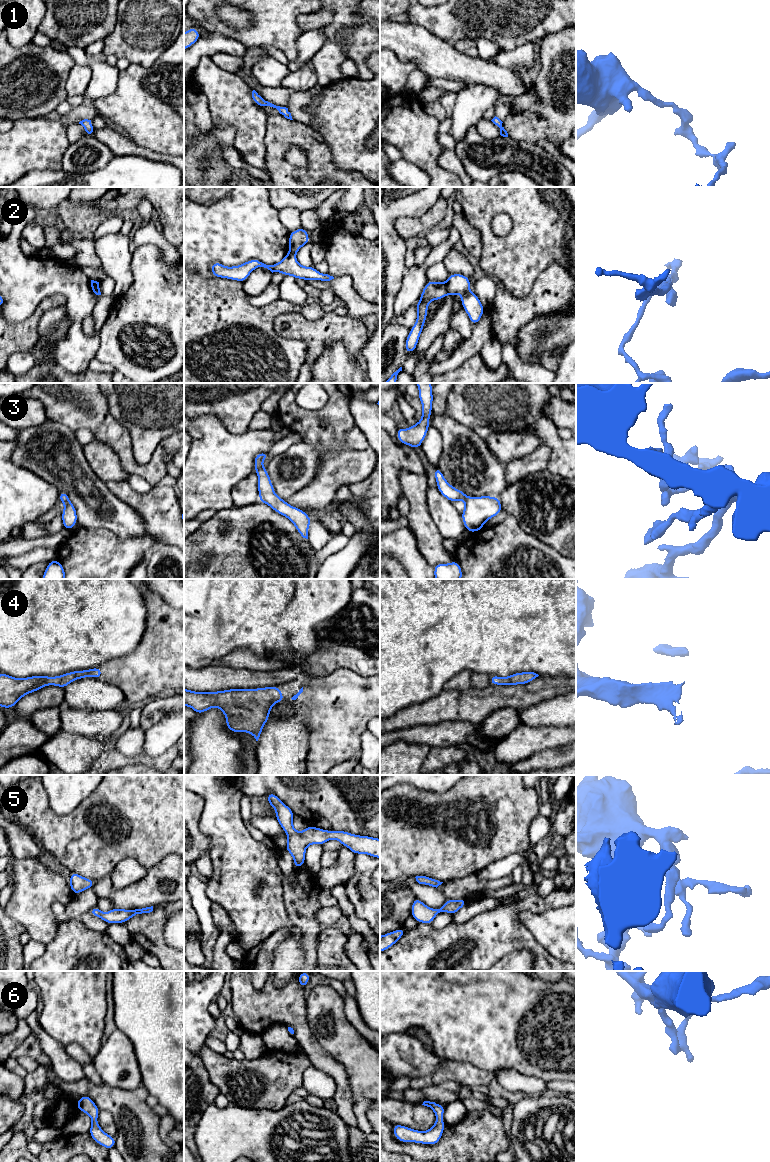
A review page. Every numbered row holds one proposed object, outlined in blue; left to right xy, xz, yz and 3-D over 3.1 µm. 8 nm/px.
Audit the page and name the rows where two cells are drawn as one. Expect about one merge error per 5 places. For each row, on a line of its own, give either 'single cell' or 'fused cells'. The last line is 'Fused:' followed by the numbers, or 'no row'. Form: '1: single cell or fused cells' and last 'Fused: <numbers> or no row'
1: single cell
2: fused cells
3: single cell
4: single cell
5: single cell
6: single cell
Fused: 2

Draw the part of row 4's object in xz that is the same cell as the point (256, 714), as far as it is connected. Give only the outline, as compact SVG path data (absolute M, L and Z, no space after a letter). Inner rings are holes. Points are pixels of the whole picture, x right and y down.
M279 686L217 692L194 692L184 688L184 706L191 707L197 714L217 706L226 716L229 730L250 733L256 741L272 706L284 700Z

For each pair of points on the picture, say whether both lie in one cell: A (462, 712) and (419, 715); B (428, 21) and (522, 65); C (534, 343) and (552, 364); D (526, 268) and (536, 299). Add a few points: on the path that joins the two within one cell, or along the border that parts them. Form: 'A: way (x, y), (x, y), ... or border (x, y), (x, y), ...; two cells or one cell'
A: way (451, 710), (435, 710), (430, 712); one cell
B: border (523, 44), (510, 50), (500, 50); two cells
C: border (561, 350), (543, 353), (538, 362); two cells
D: border (547, 267), (526, 295), (515, 297), (510, 293); two cells

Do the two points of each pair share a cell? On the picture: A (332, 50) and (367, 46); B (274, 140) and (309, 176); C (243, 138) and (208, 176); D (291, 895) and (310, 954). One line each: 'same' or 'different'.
A: different
B: same
C: different
D: same

